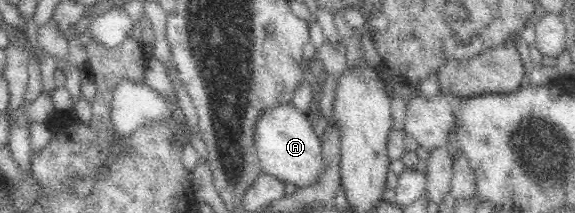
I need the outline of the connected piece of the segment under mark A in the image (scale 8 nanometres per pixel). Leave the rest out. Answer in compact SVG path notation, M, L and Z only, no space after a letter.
M291 102L265 109L257 119L254 132L261 172L269 173L285 184L297 184L298 187L313 182L322 169L321 138L314 133L304 113L295 109Z

